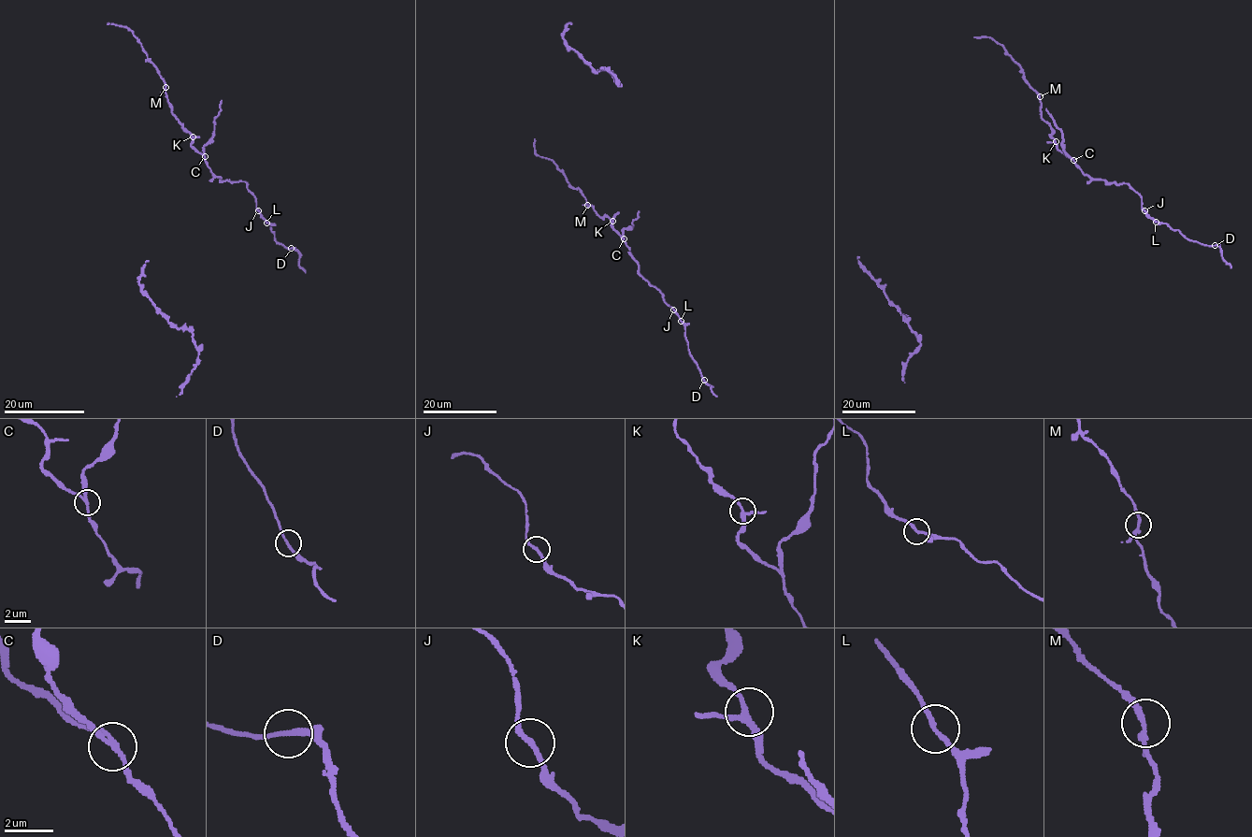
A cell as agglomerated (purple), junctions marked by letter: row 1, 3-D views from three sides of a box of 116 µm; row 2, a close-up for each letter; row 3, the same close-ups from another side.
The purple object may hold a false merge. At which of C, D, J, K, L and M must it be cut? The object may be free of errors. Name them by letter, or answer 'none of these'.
C

